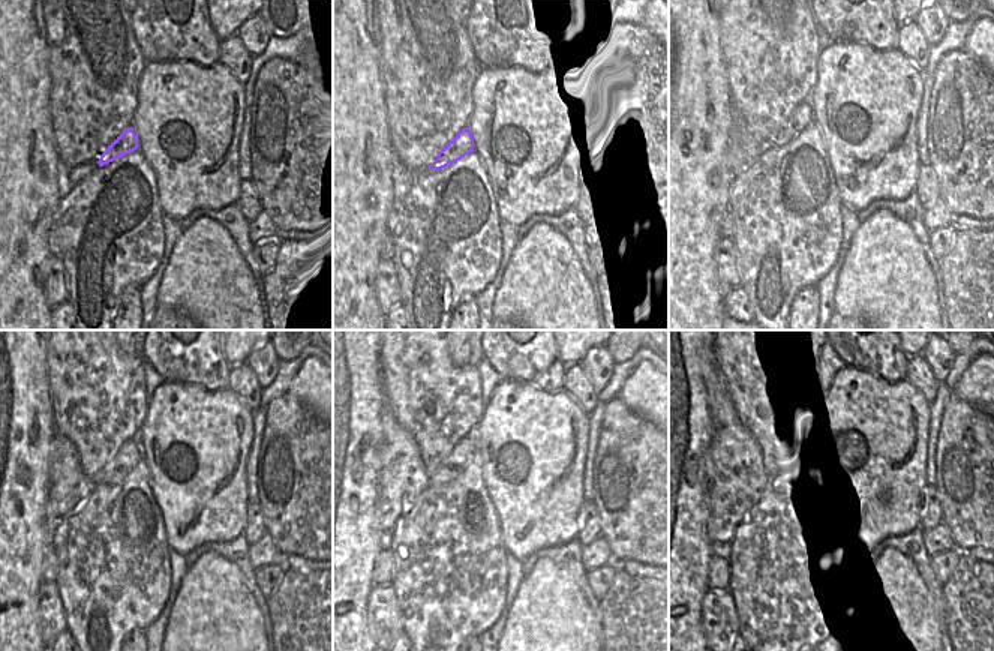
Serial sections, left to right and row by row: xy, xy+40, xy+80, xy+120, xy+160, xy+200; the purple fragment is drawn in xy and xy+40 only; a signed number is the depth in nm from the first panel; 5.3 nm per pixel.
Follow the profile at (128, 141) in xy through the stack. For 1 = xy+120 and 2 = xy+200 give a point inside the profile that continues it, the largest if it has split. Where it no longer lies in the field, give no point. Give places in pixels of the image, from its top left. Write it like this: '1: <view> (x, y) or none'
1: xy+120 (114, 471)
2: xy+200 (792, 458)

